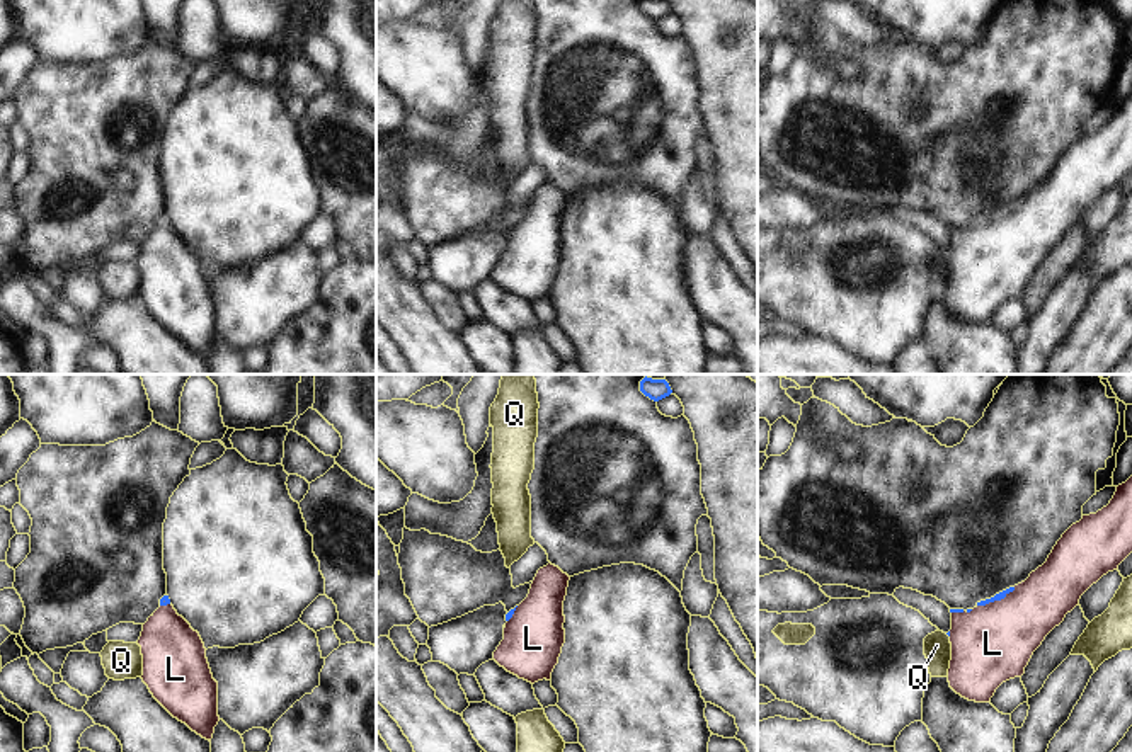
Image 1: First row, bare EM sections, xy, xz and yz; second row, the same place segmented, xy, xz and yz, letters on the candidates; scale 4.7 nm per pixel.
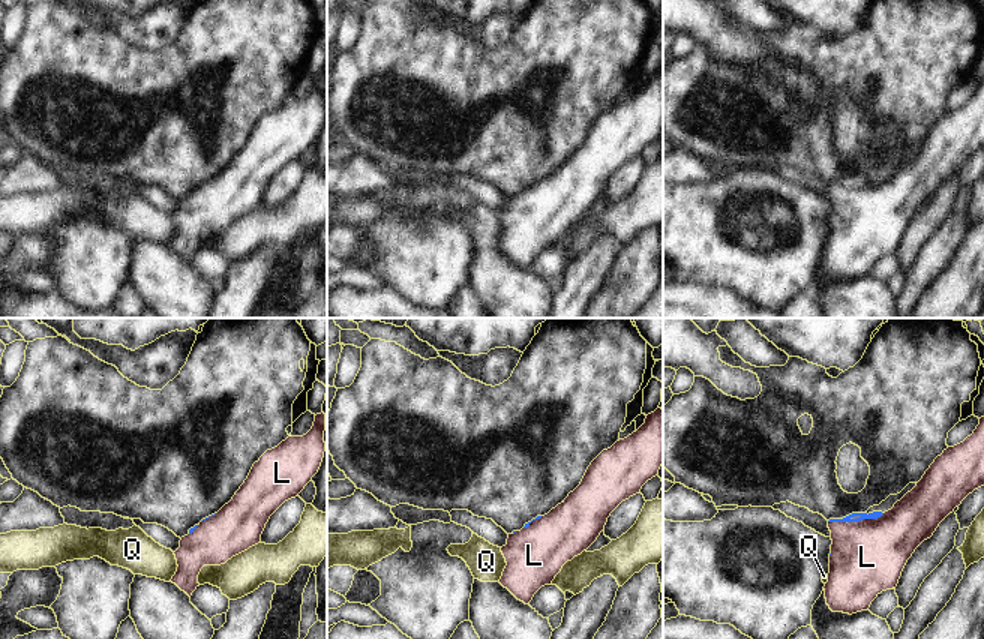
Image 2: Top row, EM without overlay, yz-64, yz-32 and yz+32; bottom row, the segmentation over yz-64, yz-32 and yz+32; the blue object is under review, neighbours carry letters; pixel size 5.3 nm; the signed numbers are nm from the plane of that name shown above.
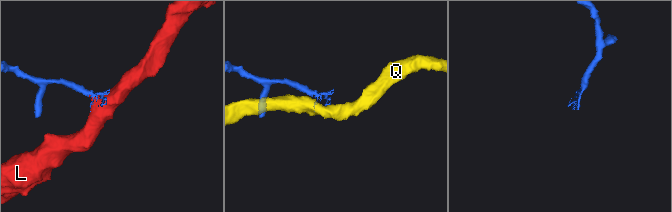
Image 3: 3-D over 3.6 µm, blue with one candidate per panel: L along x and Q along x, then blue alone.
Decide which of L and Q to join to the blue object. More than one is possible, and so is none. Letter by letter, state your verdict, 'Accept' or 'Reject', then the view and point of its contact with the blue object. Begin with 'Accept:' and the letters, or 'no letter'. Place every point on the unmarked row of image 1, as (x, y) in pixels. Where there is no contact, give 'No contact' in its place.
Accept: L
L: Accept. Touches blue at yz (996, 218)
Q: Reject. No contact

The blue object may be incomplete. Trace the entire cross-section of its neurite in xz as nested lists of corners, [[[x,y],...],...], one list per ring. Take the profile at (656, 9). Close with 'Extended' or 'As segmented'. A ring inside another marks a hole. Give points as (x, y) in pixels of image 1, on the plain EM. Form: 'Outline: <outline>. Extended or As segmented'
Outline: [[[640,0],[640,10],[654,20],[659,20],[672,12],[667,0]]]. As segmented

